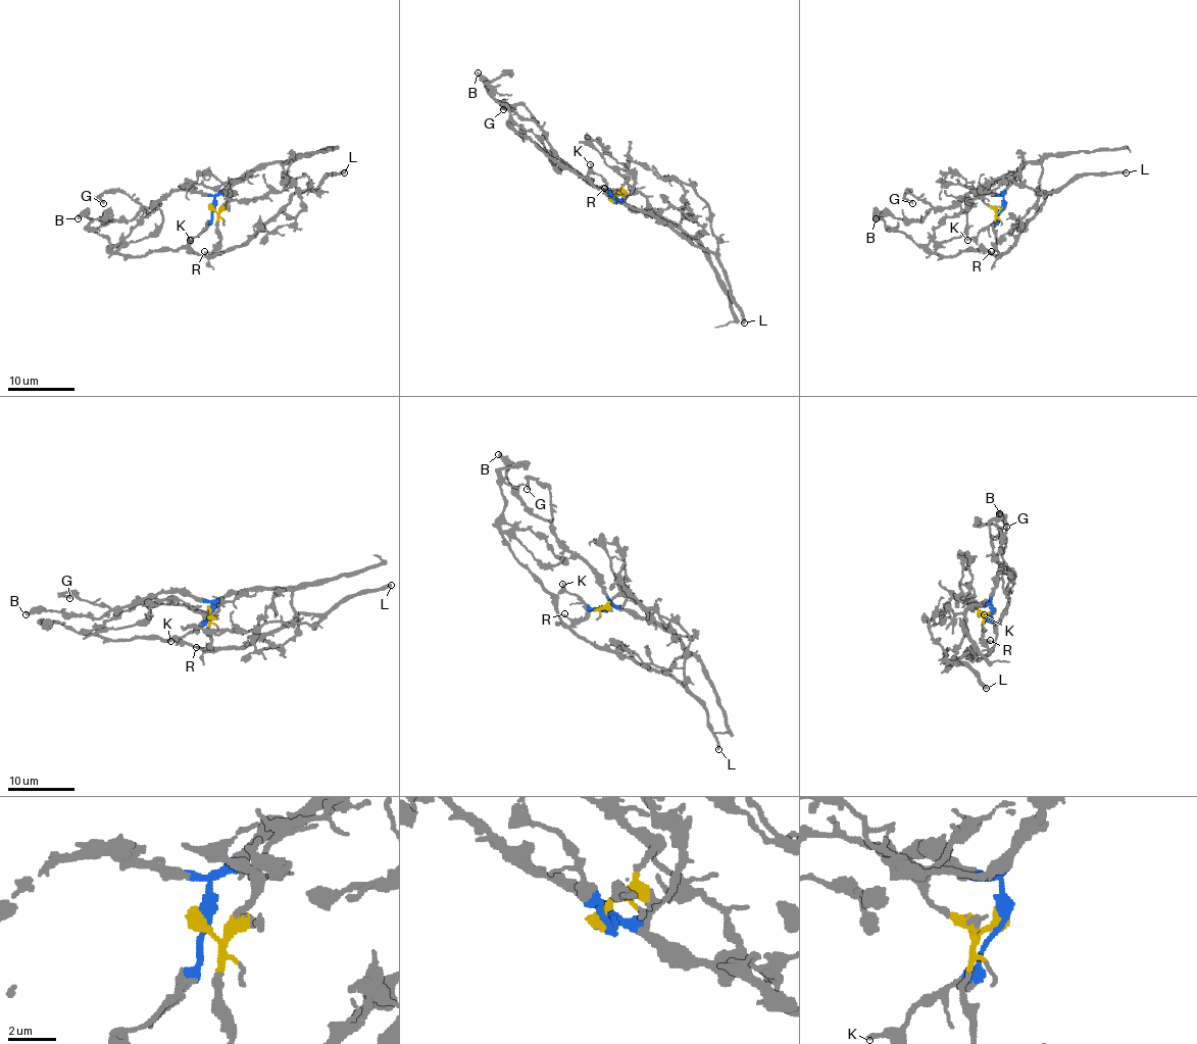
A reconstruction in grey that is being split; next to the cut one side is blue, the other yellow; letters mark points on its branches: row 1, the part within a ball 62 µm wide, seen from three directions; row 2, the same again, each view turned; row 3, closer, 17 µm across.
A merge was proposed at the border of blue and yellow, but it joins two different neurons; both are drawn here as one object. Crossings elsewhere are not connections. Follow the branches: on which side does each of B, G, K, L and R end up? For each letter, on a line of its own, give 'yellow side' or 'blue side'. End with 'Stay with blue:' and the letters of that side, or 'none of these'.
B: blue side
G: blue side
K: blue side
L: yellow side
R: yellow side
Stay with blue: B, G, K

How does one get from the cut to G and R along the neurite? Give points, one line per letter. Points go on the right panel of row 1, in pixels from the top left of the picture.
G: (1003, 207), (1002, 196), (987, 189), (974, 189), (960, 202), (947, 207), (932, 207), (907, 192), (912, 204)
R: (1003, 207), (995, 215), (995, 249), (990, 252)

